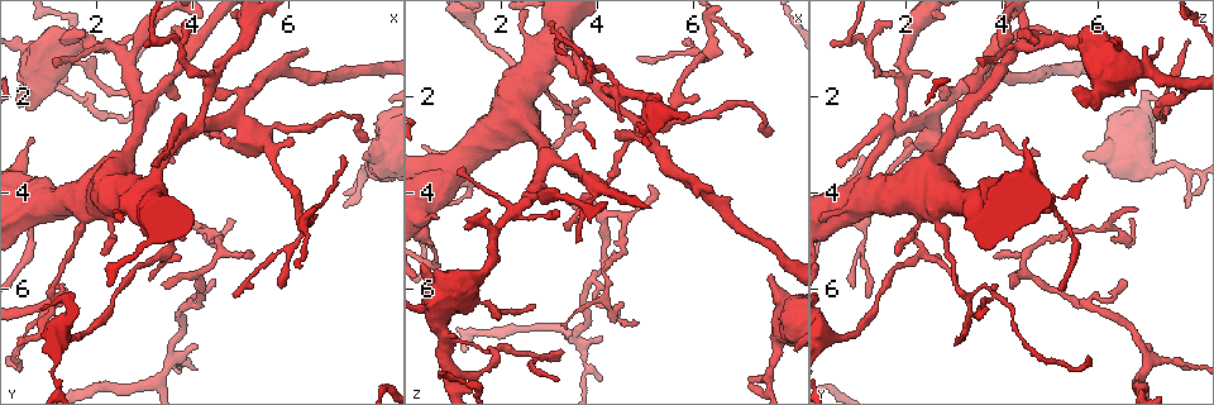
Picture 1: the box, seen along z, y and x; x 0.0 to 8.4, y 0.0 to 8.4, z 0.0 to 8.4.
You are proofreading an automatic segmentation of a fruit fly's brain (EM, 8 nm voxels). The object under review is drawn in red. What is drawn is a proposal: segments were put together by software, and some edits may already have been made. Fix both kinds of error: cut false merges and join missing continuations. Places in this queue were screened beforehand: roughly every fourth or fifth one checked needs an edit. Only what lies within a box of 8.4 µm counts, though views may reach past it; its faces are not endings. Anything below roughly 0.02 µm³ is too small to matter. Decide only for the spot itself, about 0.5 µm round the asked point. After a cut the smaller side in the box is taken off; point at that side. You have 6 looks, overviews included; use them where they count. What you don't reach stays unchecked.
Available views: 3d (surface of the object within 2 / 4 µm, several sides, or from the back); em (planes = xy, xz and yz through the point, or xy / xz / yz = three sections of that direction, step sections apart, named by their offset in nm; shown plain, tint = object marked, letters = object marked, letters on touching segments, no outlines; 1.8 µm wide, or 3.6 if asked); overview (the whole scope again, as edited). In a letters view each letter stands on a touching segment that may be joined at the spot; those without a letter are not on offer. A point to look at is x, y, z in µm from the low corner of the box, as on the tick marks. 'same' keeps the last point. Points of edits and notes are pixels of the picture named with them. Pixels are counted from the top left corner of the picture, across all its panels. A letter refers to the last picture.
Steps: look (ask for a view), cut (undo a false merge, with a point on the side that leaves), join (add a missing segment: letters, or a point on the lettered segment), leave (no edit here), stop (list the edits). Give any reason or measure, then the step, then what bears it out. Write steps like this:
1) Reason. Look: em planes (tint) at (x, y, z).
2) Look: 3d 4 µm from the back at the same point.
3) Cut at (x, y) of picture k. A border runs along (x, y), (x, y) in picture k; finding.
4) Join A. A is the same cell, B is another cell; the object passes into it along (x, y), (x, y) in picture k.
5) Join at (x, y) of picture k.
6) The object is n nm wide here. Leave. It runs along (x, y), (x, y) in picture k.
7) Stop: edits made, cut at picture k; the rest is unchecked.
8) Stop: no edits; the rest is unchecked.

Look: em xy step 16 (tint) at (1.35, 6.05, 3.75).

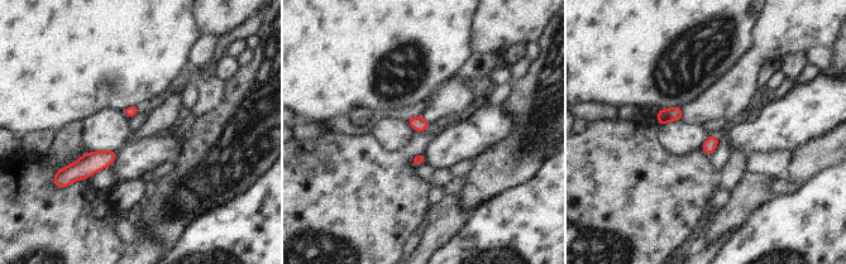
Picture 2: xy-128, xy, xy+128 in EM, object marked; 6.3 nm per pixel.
See the neighbours. Look: em xy step 16 (letters) at the same point.

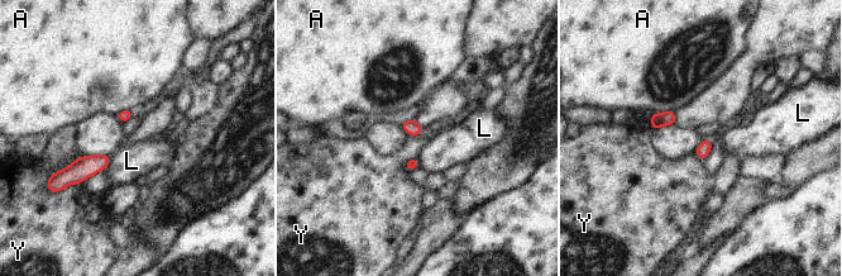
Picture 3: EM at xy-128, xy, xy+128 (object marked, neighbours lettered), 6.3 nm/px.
Leave. A, L and Y are other cells; a border runs along (417, 157), (407, 161), (407, 171) in picture 3; continuous, no second neuron.

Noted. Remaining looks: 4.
Free end. Look: 3d 4 µm at (3.40, 5.90, 4.15).

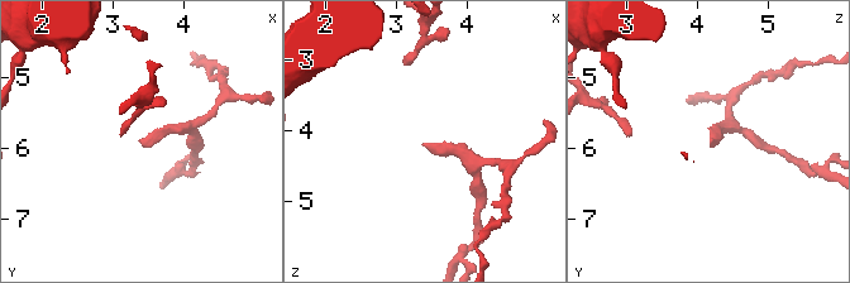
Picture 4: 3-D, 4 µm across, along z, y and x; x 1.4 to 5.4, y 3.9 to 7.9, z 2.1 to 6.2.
Shape alone is not enough. Look: em xz step 4 (letters) at (3.35, 5.90, 4.20).

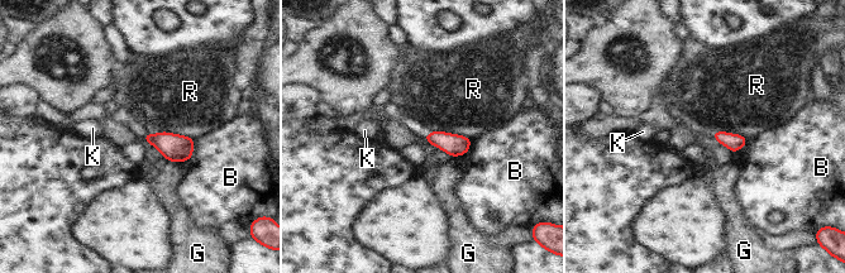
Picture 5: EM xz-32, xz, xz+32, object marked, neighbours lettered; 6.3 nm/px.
Leave. B, G, K and R are other cells; a border runs along (147, 133), (170, 132), (192, 139) in picture 5; no lettered segment goes on from it.

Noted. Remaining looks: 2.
Stop: no edits; the rest is unchecked.

